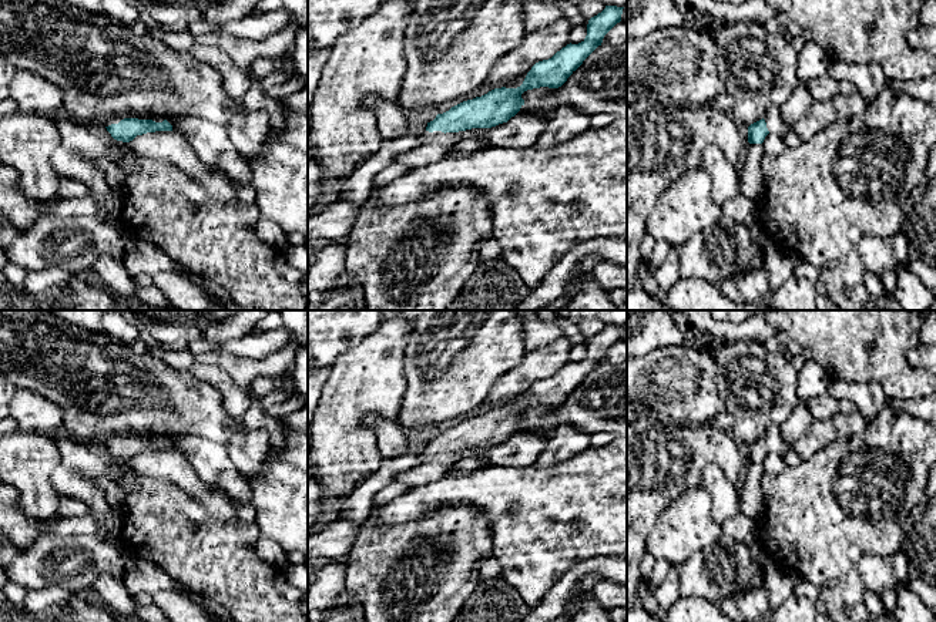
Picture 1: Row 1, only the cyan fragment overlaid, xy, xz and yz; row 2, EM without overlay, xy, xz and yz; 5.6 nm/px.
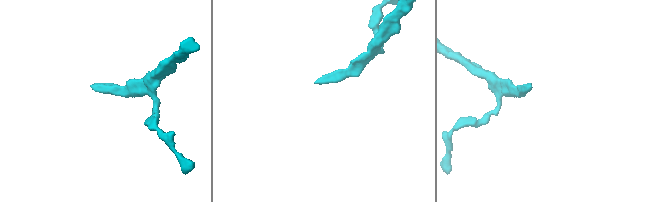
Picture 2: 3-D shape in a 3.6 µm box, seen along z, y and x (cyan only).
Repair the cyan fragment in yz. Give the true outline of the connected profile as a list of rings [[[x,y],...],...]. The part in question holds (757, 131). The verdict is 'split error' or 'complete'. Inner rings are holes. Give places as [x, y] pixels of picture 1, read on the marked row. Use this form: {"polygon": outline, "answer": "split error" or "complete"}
{"polygon": [[[771,107],[762,120],[748,127],[748,142],[762,144],[769,132],[785,137],[789,131],[794,131],[794,127],[782,120],[779,107]]], "answer": "split error"}

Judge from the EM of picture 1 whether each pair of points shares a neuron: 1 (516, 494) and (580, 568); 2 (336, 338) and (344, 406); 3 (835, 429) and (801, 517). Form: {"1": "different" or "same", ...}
{"1": "different", "2": "different", "3": "different"}

